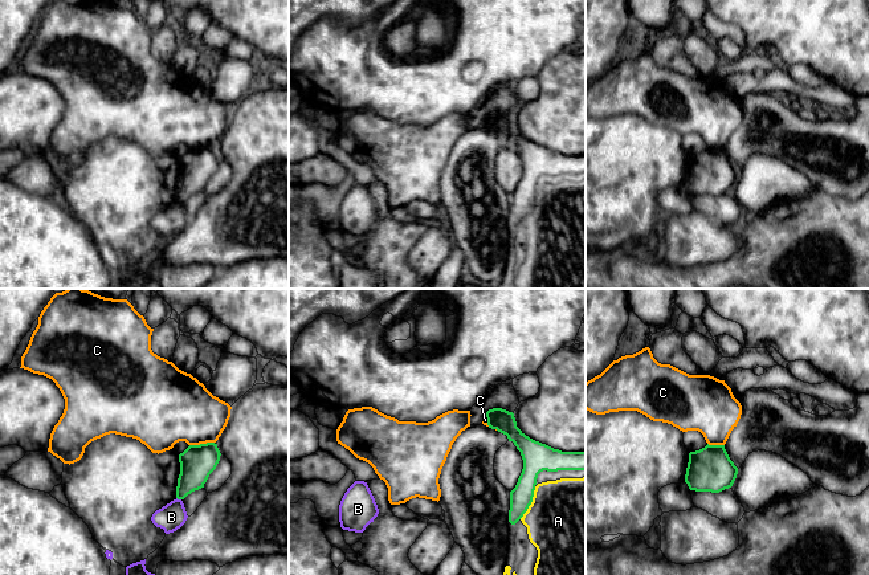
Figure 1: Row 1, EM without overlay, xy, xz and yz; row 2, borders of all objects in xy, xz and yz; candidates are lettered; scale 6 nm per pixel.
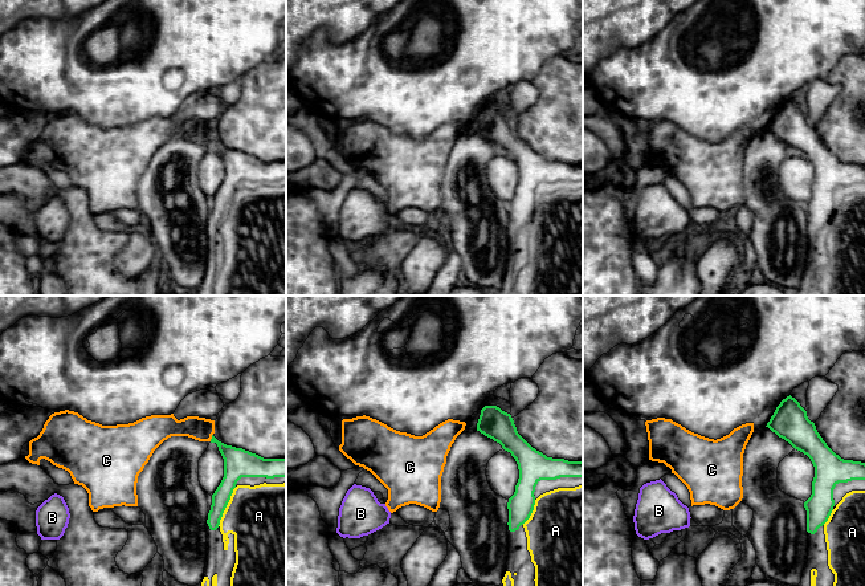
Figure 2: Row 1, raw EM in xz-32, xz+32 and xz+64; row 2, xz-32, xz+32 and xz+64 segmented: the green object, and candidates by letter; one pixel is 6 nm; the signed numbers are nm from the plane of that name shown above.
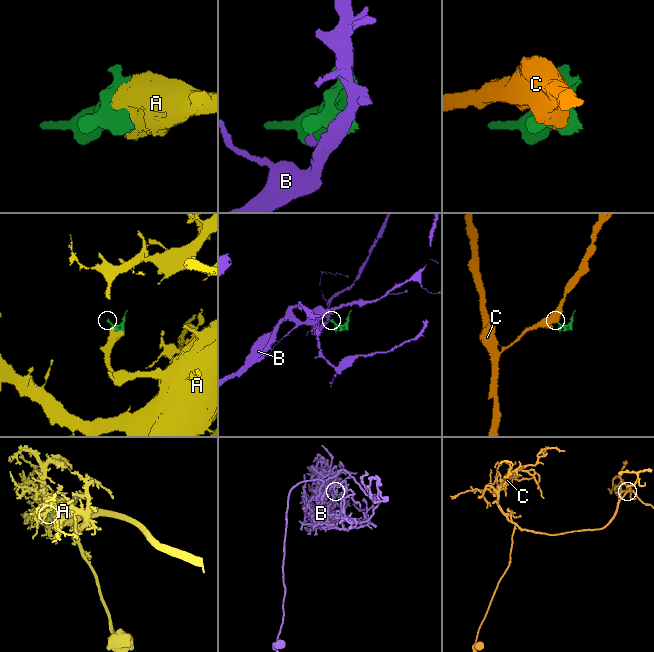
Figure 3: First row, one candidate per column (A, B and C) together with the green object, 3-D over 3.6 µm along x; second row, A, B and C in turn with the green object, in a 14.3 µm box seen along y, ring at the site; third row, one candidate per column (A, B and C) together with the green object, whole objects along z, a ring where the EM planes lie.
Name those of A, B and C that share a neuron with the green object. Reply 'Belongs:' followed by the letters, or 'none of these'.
Belongs: A

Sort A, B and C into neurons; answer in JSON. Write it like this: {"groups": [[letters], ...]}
{"groups": [["A"], ["B"], ["C"]]}

